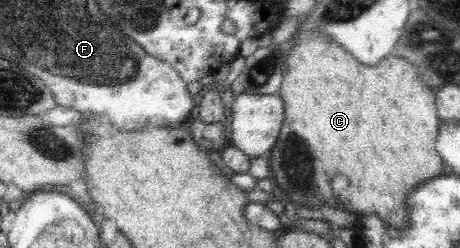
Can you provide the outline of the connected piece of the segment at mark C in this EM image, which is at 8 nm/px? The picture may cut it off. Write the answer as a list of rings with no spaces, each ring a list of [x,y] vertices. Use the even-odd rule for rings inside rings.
[[[308,29],[302,31],[297,36],[297,41],[292,45],[292,48],[288,51],[286,57],[286,64],[284,64],[283,81],[279,88],[278,94],[284,103],[285,117],[283,120],[282,128],[279,132],[278,140],[274,142],[274,146],[270,148],[270,152],[267,156],[270,176],[273,178],[273,182],[276,185],[276,193],[279,198],[285,203],[290,202],[295,206],[310,206],[311,208],[322,208],[322,206],[335,206],[342,210],[346,210],[360,218],[366,213],[376,213],[380,216],[380,219],[384,221],[384,226],[390,225],[396,229],[405,227],[407,223],[408,213],[406,212],[406,197],[410,192],[410,189],[417,187],[429,178],[442,174],[442,164],[444,163],[441,156],[436,150],[436,138],[438,138],[438,122],[440,120],[437,108],[436,108],[436,94],[424,81],[419,77],[418,70],[410,64],[410,62],[402,57],[397,57],[393,53],[384,57],[384,60],[376,66],[367,66],[361,64],[357,58],[350,55],[342,45],[338,45],[336,41],[328,39],[324,33],[316,31],[316,29]],[[334,173],[340,173],[344,177],[348,178],[348,188],[346,188],[345,194],[338,195],[333,193],[332,185],[330,184],[331,176]],[[346,196],[349,200],[350,206],[342,207],[334,199],[336,197]]]

